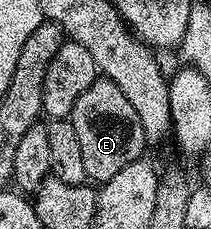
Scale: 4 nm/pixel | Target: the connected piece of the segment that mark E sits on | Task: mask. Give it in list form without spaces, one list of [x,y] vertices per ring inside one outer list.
[[[99,78],[76,98],[76,106],[72,106],[69,117],[72,130],[76,130],[76,138],[80,141],[80,155],[84,161],[84,170],[91,181],[105,182],[116,178],[124,166],[139,159],[148,146],[148,139],[141,128],[140,118],[136,110],[132,110],[132,102],[110,80]]]

